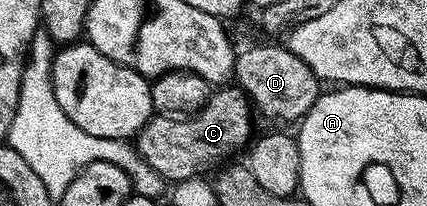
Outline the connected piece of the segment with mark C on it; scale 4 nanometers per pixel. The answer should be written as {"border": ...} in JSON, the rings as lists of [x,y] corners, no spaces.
{"border":[[[231,88],[216,89],[208,102],[193,115],[152,116],[145,128],[141,128],[133,145],[145,160],[145,164],[149,164],[149,168],[153,168],[153,172],[157,172],[164,183],[174,184],[194,178],[214,162],[237,153],[239,149],[242,151],[252,141],[251,100],[238,88],[227,89]]]}

